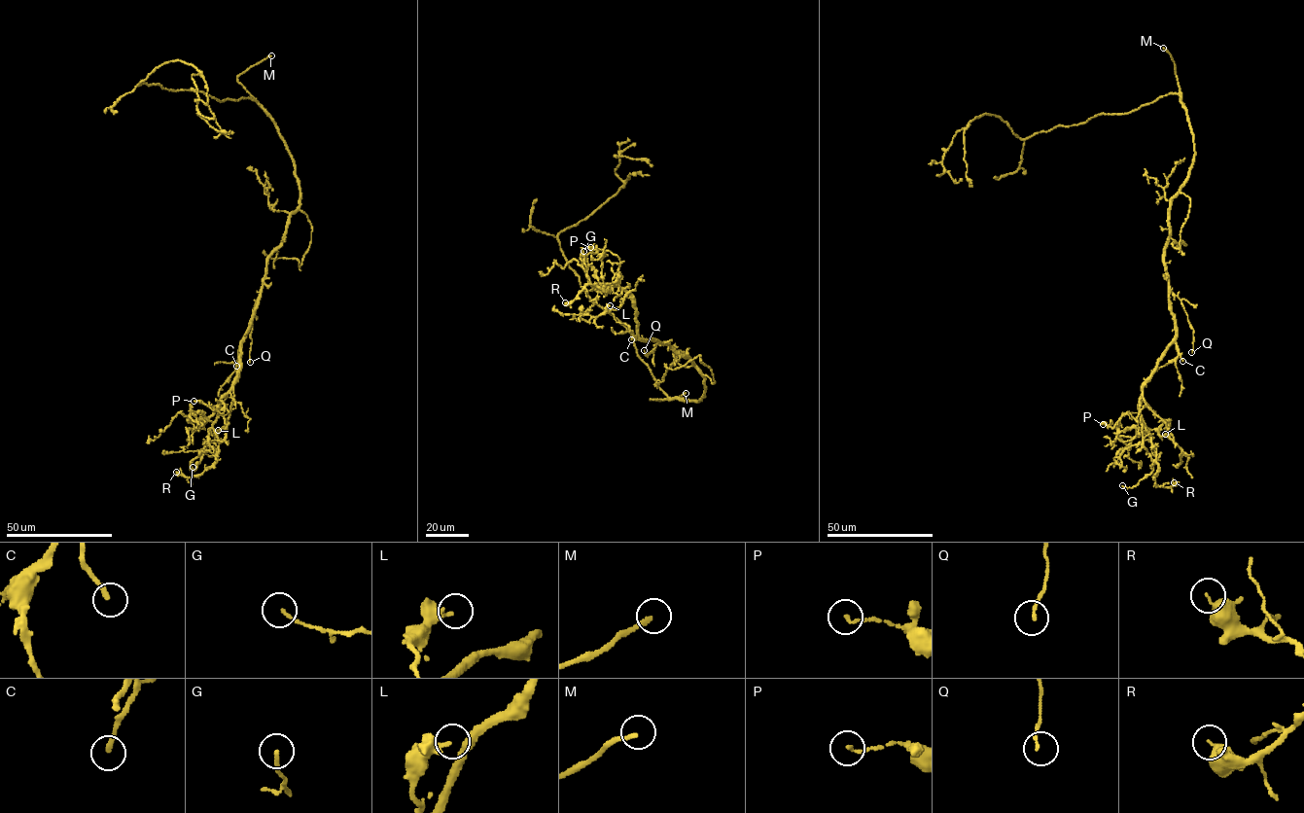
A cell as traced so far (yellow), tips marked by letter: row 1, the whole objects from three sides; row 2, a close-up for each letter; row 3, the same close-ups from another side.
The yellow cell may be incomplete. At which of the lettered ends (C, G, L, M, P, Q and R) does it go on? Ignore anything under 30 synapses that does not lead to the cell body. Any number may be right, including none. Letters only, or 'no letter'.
C, M

